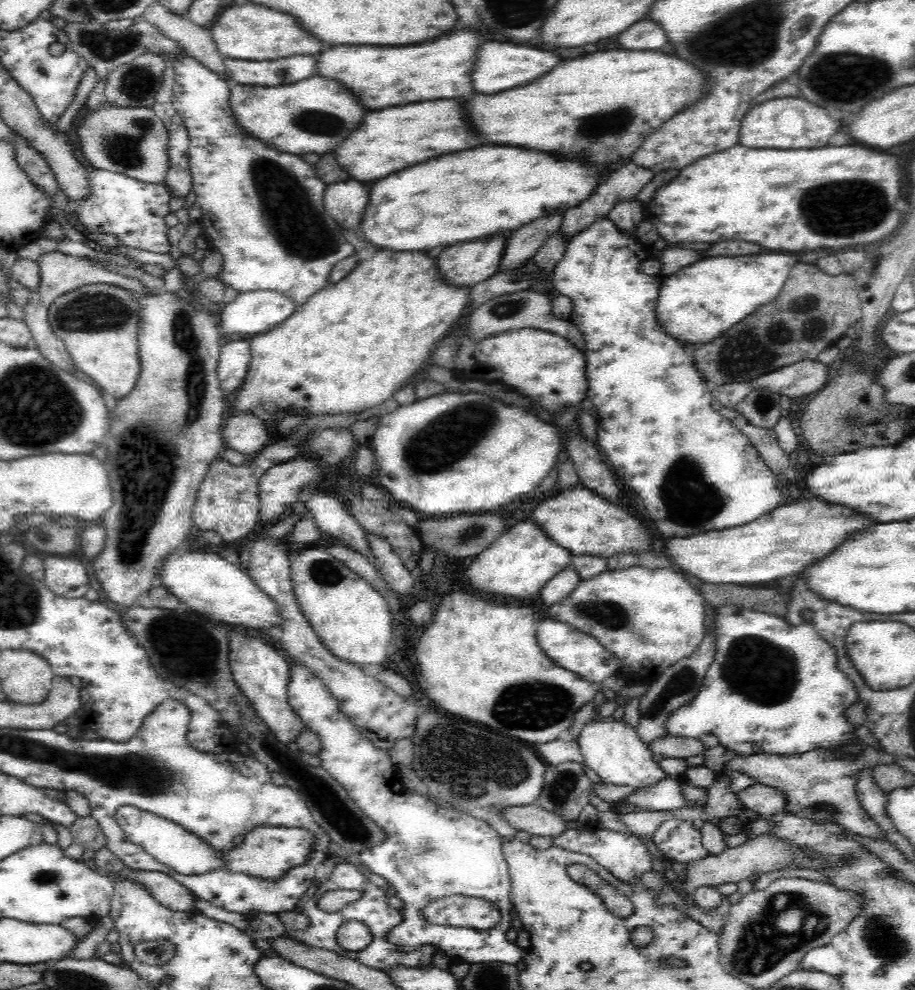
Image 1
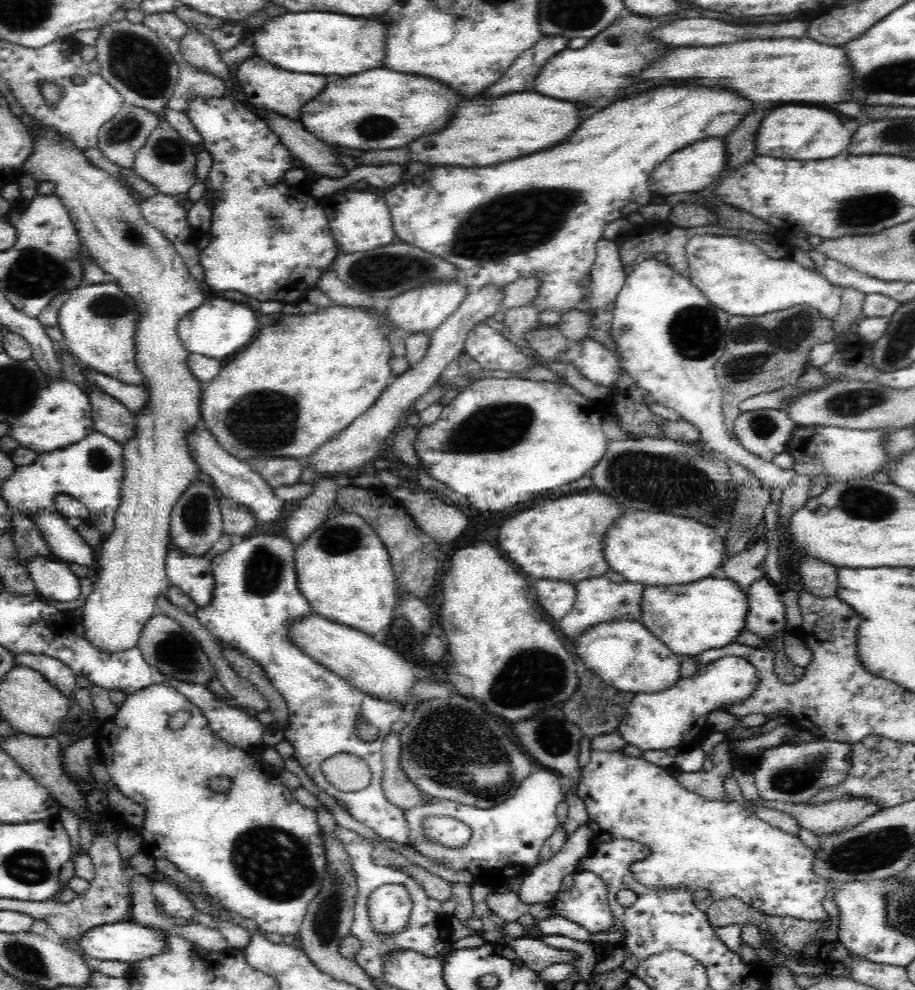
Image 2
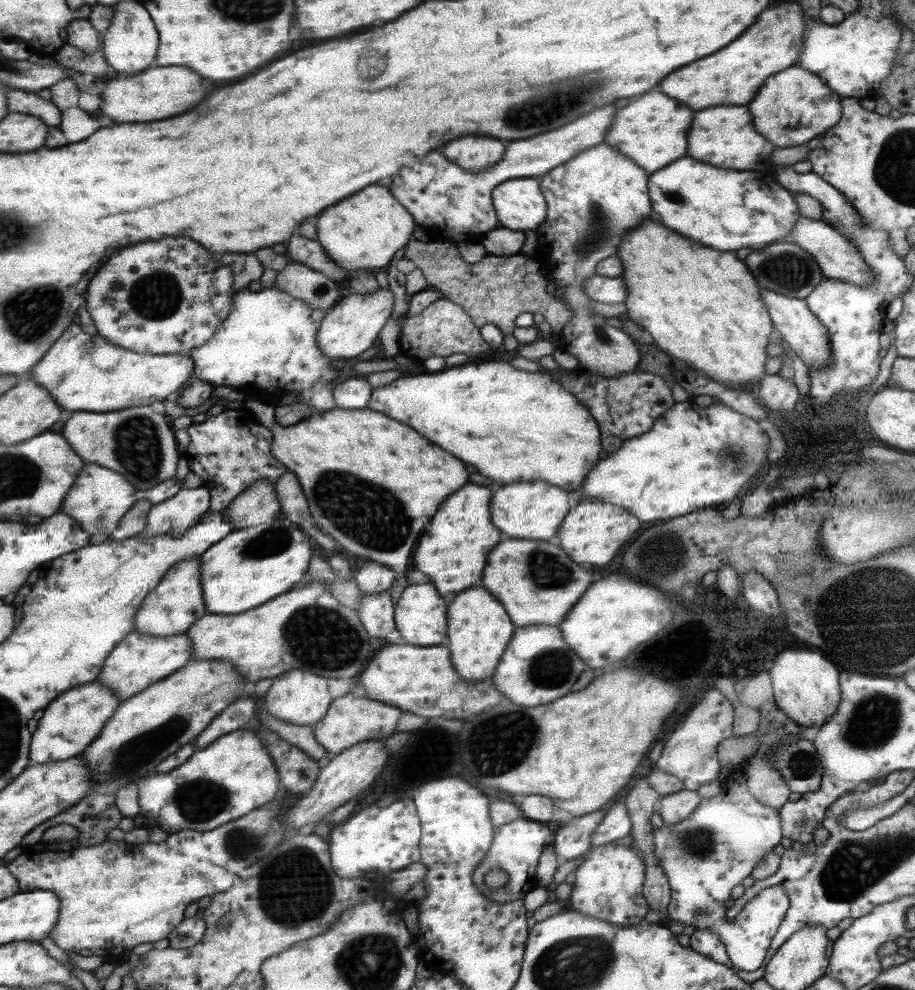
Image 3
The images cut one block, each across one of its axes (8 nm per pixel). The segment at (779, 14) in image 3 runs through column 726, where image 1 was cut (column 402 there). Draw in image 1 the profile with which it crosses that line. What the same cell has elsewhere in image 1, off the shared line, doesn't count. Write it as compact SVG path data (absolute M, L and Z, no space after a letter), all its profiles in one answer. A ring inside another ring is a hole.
M454 30L450 36L432 40L430 44L414 44L410 48L330 48L320 54L316 70L320 76L334 78L350 88L370 110L422 100L456 98L472 92L470 60L474 60L474 48L482 42L484 36L478 32Z

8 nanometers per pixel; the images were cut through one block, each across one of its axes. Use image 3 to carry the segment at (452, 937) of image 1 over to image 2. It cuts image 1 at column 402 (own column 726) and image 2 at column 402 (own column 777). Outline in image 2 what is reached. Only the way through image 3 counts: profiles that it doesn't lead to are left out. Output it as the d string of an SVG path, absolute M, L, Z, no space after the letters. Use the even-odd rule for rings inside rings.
M252 535L232 544L231 548L224 553L209 553L210 567L214 575L214 598L210 607L198 608L194 614L204 628L217 640L238 649L240 653L248 655L260 665L262 671L266 672L266 678L272 681L274 689L282 695L288 709L288 728L284 730L284 740L294 747L293 758L300 763L306 774L318 788L326 791L328 795L343 806L354 820L372 828L380 838L404 844L410 848L410 829L405 820L405 810L395 806L386 799L382 791L382 778L384 768L382 763L382 748L385 738L391 733L391 726L405 716L405 707L396 701L387 701L383 697L375 697L372 693L364 693L361 689L354 688L349 681L341 676L330 672L318 661L304 654L295 644L287 638L287 622L293 621L295 617L313 615L307 600L298 590L297 574L295 571L295 548L293 542L277 535ZM358 719L366 719L370 725L378 729L378 738L372 743L364 743L357 736L355 724ZM336 754L352 754L362 758L372 772L370 785L359 792L338 791L325 778L321 765L324 760L336 756ZM384 884L367 898L369 925L377 936L392 936L408 924L413 902L406 887Z

